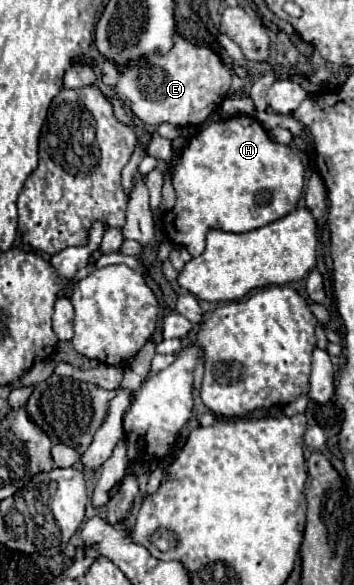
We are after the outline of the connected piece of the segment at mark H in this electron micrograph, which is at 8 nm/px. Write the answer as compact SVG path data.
M253 116L211 122L183 150L173 170L175 206L164 215L167 234L193 258L205 250L209 230L249 232L289 214L301 198L305 168L297 152L277 144Z

